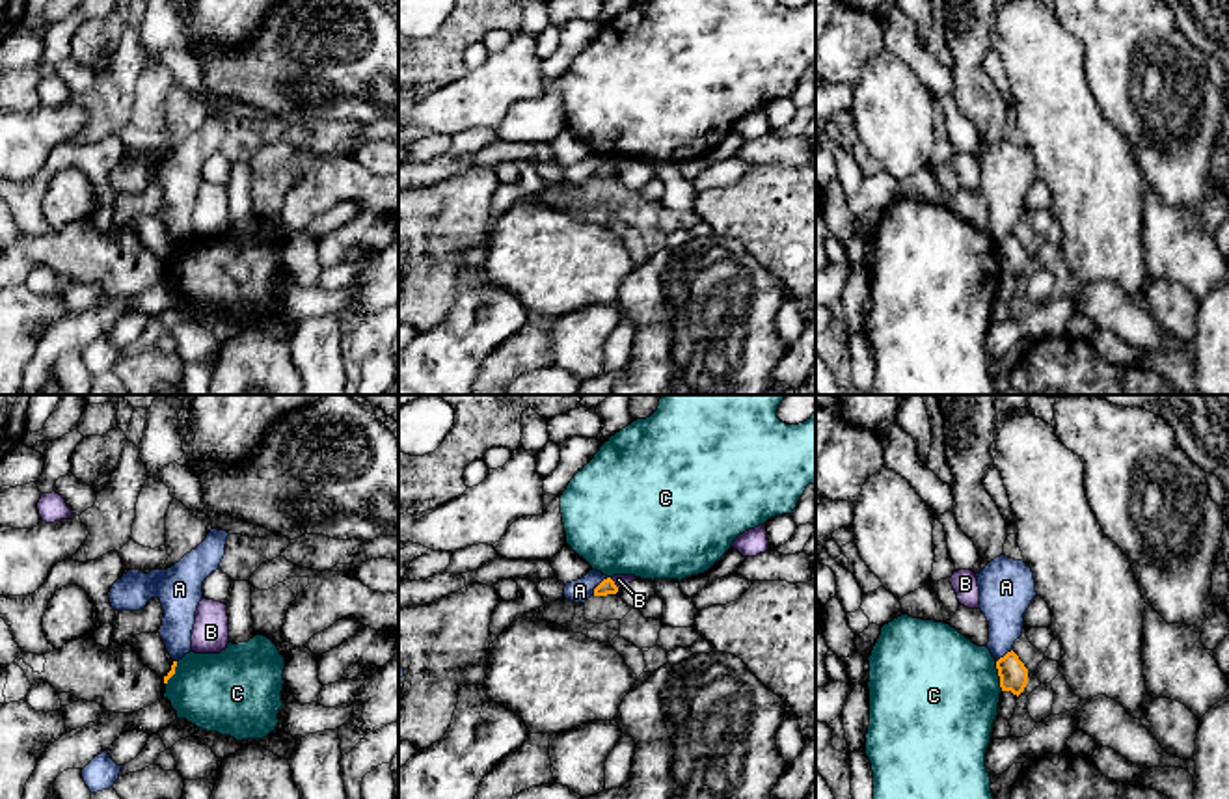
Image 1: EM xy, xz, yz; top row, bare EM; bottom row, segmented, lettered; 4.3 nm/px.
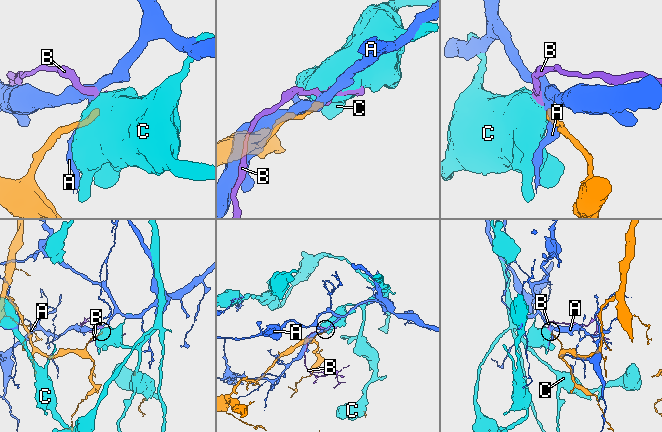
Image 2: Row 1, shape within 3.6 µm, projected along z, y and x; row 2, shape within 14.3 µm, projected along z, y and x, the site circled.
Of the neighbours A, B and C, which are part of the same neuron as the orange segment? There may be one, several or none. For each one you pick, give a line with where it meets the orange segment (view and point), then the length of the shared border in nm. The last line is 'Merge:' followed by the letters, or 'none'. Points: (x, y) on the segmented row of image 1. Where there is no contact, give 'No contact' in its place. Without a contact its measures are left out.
Merge: none

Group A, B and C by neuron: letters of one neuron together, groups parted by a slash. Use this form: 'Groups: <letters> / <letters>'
Groups: A / B / C

